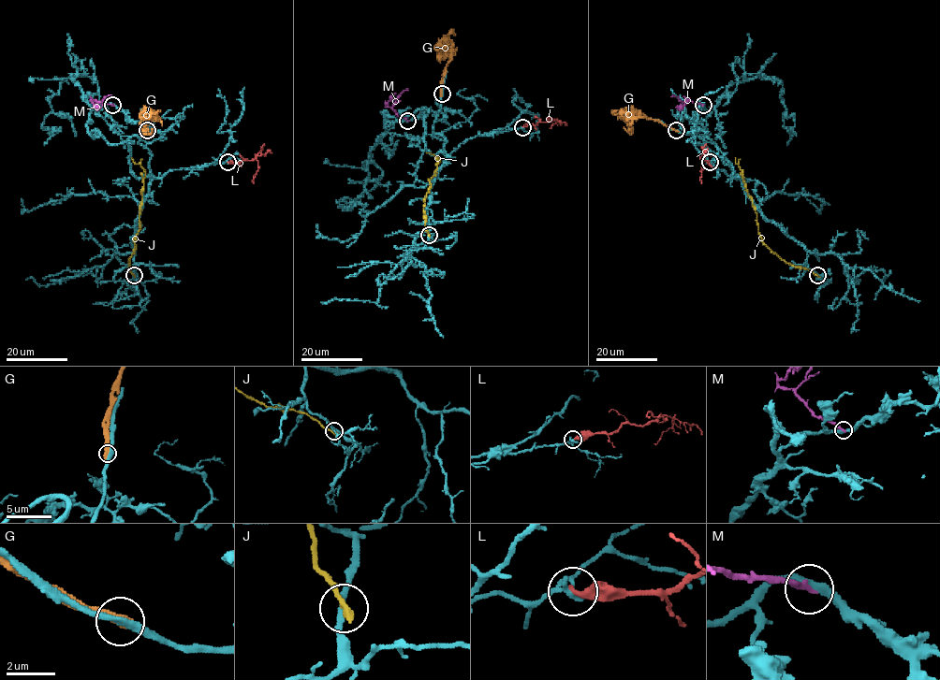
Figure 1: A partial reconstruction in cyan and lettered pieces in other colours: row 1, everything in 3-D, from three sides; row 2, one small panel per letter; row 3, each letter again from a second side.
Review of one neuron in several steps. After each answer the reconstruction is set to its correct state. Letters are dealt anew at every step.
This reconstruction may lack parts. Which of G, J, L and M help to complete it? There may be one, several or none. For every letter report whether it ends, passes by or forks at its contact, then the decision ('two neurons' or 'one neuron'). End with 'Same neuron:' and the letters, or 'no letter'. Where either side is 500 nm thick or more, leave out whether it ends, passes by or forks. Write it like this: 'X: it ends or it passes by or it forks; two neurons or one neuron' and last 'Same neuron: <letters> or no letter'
G: two neurons
J: it ends; two neurons
L: it ends; two neurons
M: it ends; two neurons
Same neuron: no letter

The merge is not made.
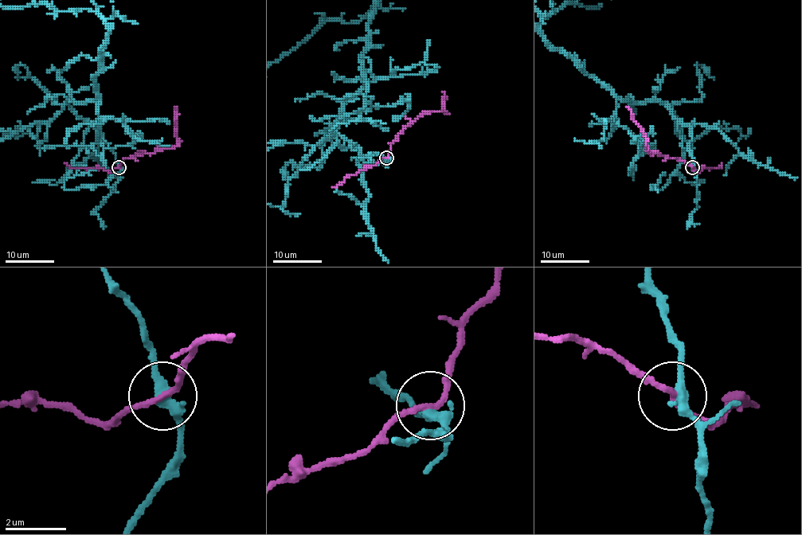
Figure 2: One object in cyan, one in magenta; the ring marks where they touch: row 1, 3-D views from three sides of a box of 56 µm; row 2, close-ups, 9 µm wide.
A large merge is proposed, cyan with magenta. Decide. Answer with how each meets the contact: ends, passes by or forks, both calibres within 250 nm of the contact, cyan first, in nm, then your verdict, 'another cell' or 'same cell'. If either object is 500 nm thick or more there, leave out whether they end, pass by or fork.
cyan passes by; magenta passes by; 360 nm thick on the cyan side, 180 nm on the other; same cell

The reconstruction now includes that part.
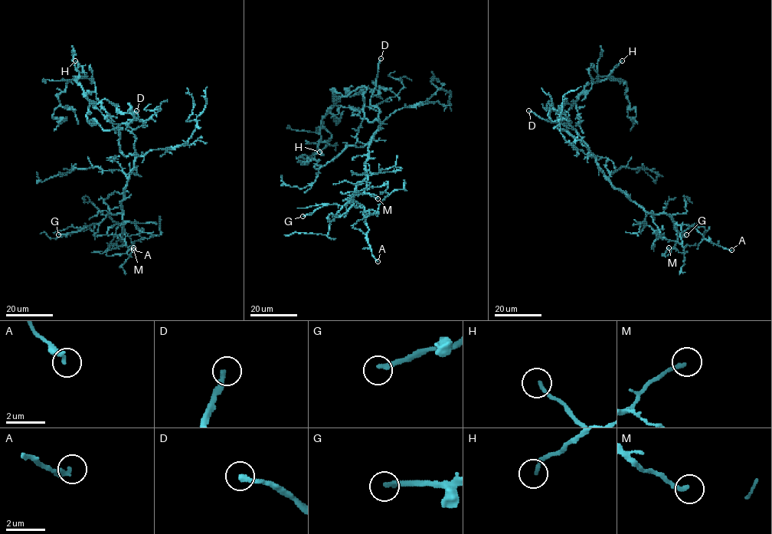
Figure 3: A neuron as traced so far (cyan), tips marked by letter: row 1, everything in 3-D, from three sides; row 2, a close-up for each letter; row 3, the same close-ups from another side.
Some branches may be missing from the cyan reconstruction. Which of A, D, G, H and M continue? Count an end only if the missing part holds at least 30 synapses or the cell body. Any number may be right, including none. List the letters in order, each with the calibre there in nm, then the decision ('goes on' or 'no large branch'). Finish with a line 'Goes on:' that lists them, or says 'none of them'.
A: 300 nm | no large branch
D: 260 nm | goes on
G: 240 nm | no large branch
H: 180 nm | no large branch
M: 200 nm | no large branch
Goes on: D

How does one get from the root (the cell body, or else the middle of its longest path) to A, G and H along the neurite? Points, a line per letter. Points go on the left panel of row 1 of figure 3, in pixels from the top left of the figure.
A: (121, 147), (124, 155), (135, 155), (134, 169), (122, 211), (109, 215), (133, 250)
G: (121, 147), (124, 155), (135, 155), (121, 201), (122, 211), (108, 214), (99, 224), (78, 230), (58, 234)
H: (121, 147), (120, 128), (104, 130), (89, 122), (89, 101), (76, 81), (87, 76), (75, 60)

